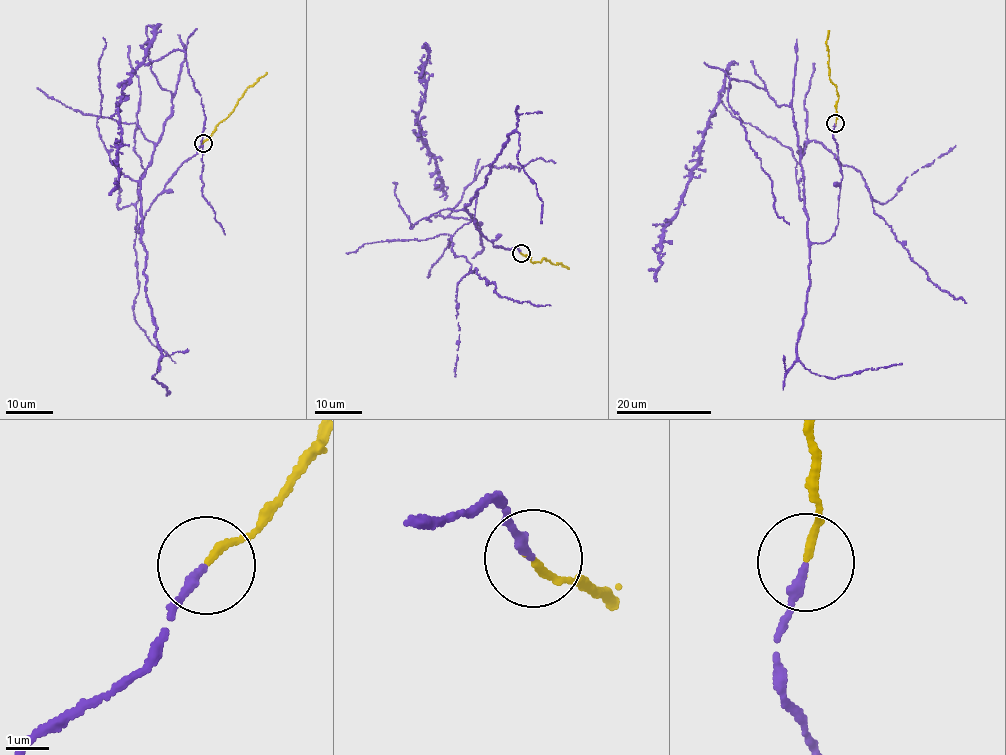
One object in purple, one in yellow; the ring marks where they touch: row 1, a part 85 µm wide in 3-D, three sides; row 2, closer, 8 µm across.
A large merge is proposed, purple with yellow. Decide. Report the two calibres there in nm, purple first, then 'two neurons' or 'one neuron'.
calibres 200 and 160 nm; one neuron

